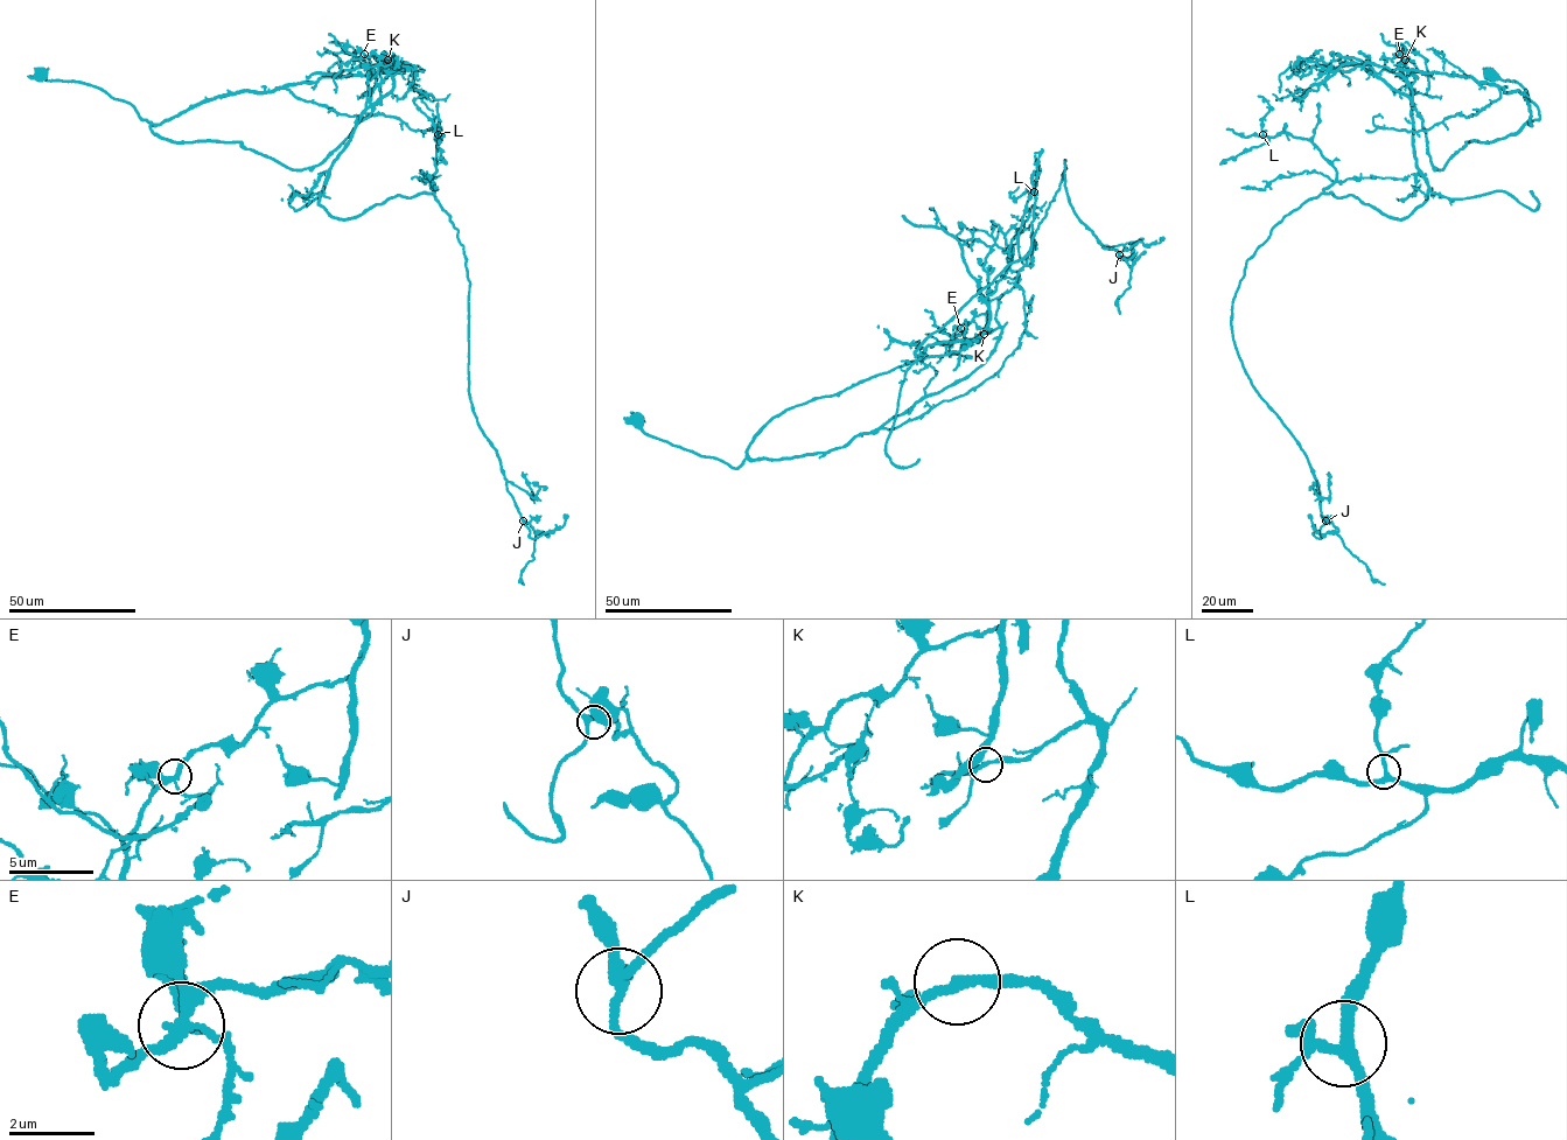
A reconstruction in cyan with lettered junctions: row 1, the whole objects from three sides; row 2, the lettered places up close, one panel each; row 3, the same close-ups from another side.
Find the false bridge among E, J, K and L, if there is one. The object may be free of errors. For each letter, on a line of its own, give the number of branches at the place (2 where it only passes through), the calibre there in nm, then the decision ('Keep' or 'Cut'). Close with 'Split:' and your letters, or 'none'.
E: Branches: 3. Thickness 240 nm. Cut
J: Branches: 3. Thickness 260 nm. Keep
K: Branches: 2. Thickness 240 nm. Keep
L: Branches: 3. Thickness 240 nm. Keep
Split: E

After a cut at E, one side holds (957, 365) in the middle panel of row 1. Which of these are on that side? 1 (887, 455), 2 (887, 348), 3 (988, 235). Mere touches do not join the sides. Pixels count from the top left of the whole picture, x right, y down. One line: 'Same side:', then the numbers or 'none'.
Same side: 1, 2

